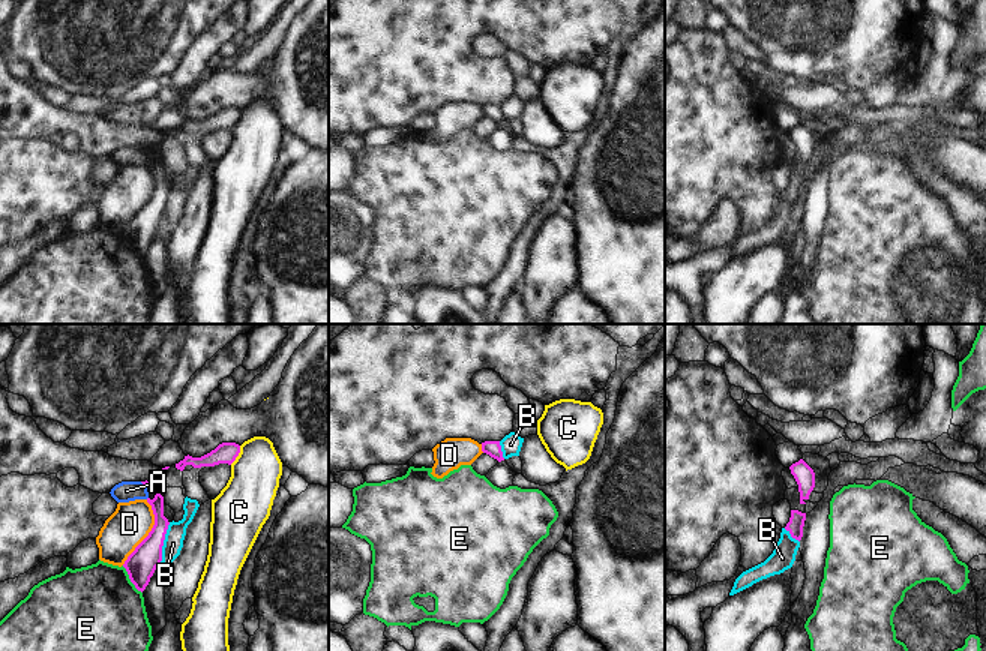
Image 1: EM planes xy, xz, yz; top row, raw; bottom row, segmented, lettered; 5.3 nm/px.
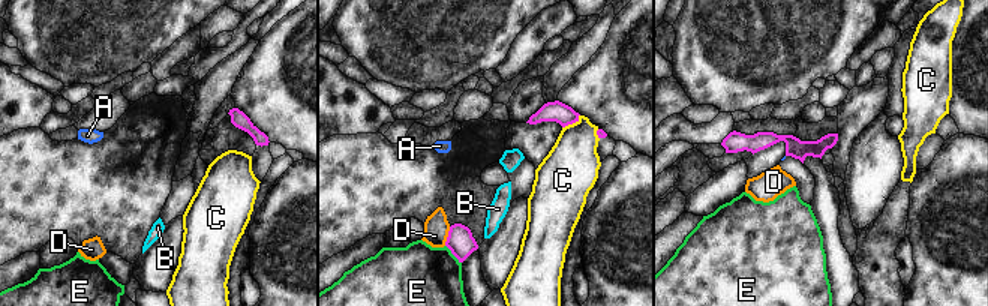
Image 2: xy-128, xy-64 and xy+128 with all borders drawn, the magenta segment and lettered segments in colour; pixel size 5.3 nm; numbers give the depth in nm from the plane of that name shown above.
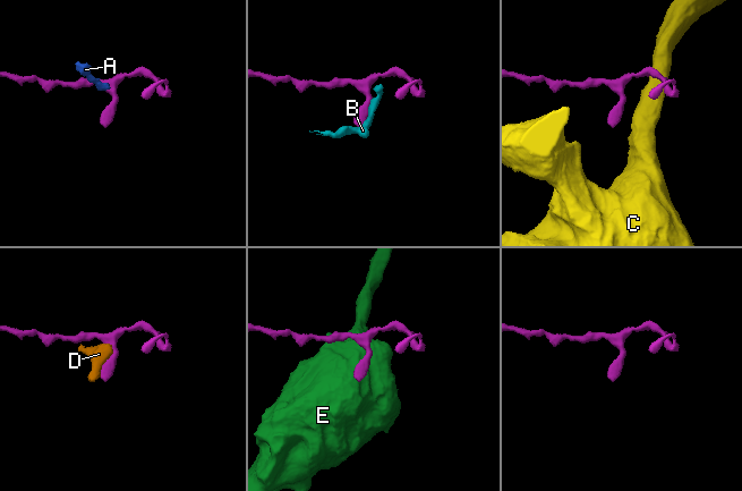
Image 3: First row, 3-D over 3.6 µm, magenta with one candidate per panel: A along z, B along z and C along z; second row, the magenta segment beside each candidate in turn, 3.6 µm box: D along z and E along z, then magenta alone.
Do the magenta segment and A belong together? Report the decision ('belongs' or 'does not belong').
does not belong

